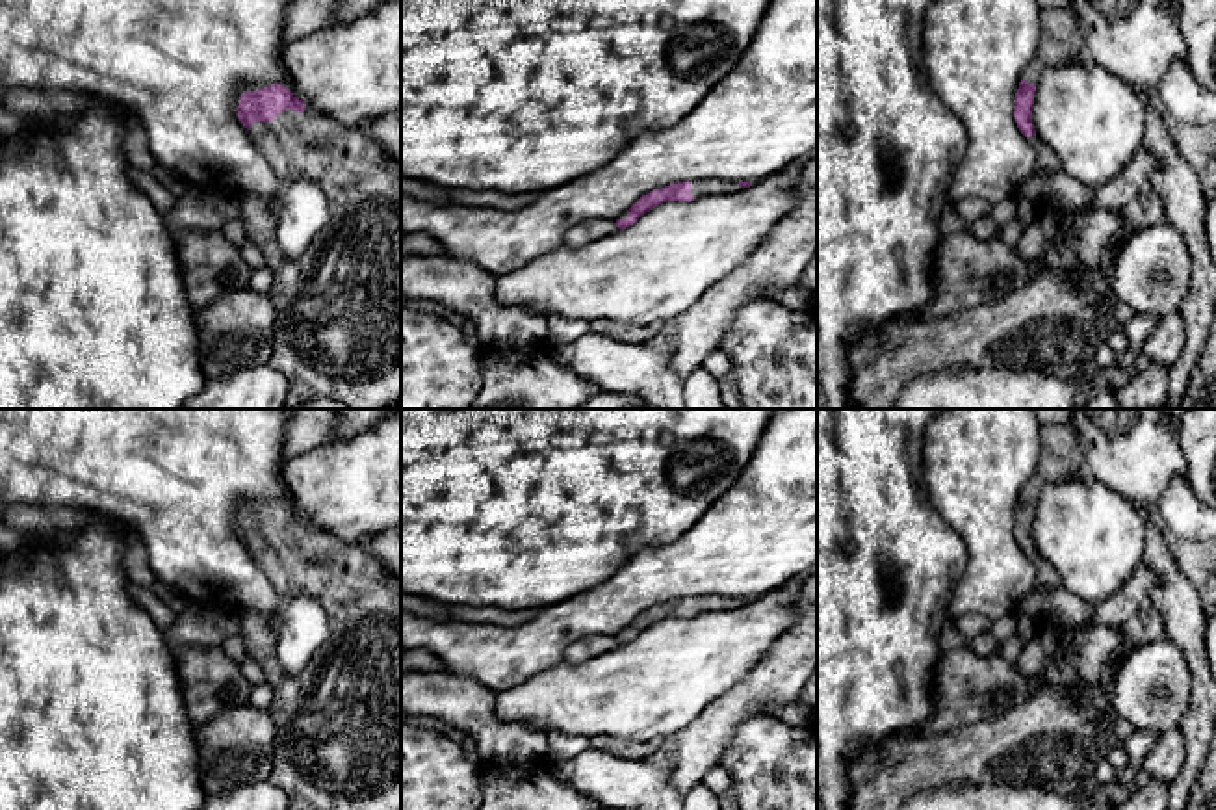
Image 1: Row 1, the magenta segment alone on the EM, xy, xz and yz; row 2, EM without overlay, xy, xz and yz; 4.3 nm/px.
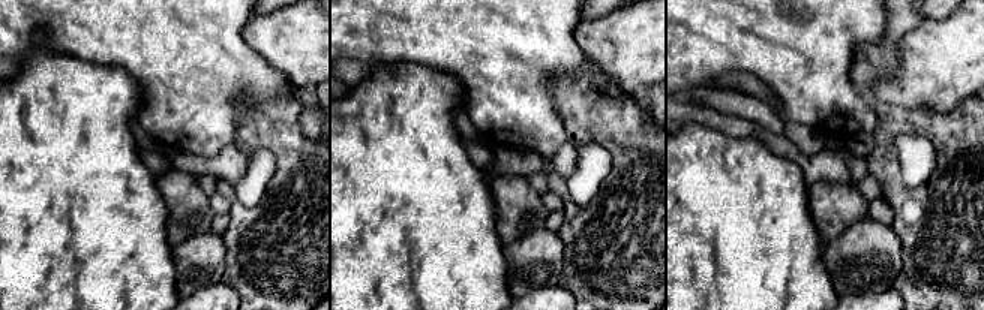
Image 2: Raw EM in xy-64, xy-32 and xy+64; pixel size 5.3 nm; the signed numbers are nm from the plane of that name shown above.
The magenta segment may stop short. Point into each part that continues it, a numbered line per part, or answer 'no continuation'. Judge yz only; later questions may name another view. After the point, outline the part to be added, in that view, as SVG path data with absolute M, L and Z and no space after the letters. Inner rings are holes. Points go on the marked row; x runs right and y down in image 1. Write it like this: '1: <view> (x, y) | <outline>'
1: yz (1060, 43) | M1067 4L1064 7L1047 7L1041 9L1041 43L1021 72L1021 80L1038 85L1045 69L1054 69L1060 65L1080 61L1084 48L1079 35L1077 13Z
2: yz (1046, 160) | M1030 136L1028 141L1036 152L1034 175L1045 175L1060 169L1056 154L1041 137Z

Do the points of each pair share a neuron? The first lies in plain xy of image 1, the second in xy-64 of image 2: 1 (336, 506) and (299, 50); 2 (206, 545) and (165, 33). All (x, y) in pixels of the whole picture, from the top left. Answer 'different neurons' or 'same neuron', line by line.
1: same neuron
2: same neuron

